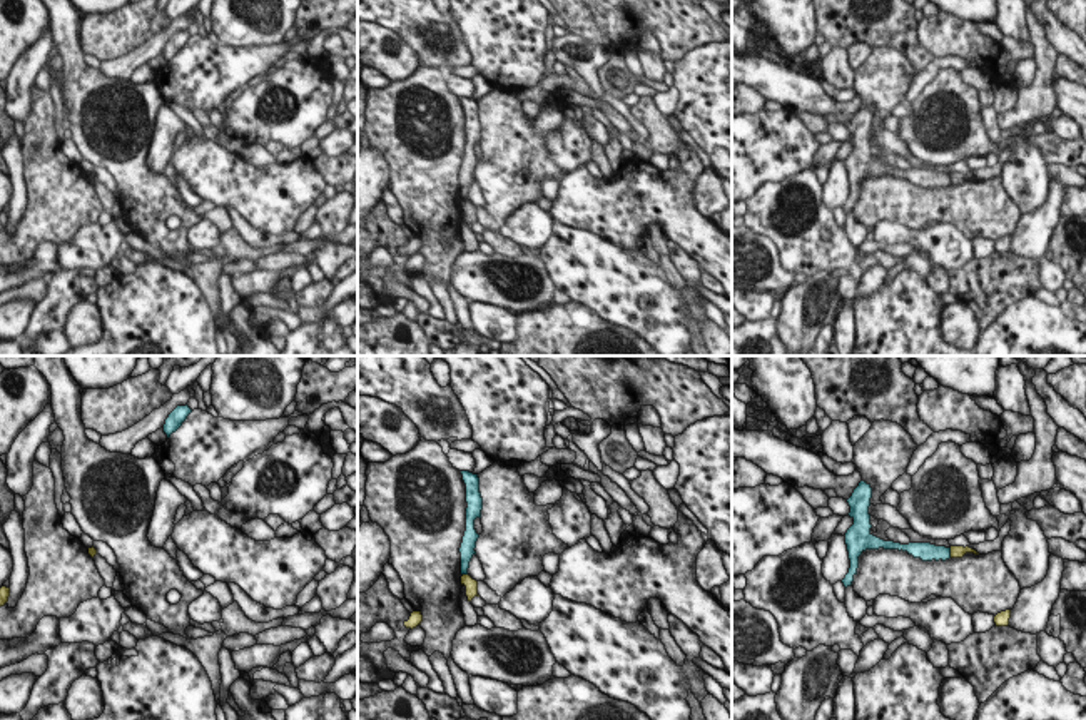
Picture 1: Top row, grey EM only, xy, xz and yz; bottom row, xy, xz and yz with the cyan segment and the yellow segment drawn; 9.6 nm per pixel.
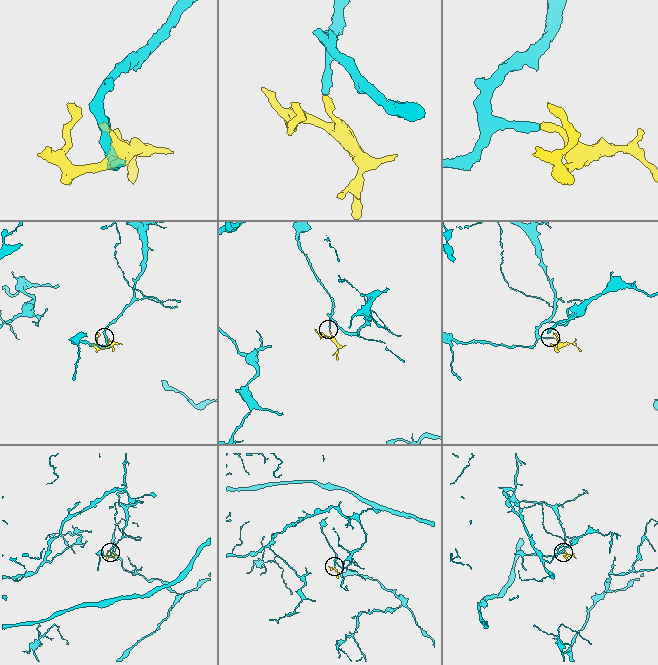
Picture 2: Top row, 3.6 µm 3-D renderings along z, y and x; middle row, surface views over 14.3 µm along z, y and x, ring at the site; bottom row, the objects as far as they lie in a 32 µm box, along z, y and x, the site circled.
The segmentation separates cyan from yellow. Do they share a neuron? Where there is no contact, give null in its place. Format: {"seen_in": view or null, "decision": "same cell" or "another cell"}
{"seen_in": "yz", "decision": "another cell"}

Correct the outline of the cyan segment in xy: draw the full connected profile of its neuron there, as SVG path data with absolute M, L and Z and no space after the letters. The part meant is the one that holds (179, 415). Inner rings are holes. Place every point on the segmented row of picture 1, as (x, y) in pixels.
M185 404L185 406L177 406L169 414L164 424L164 433L167 434L167 438L170 438L170 434L175 433L182 426L182 423L187 419L190 413L192 409Z

